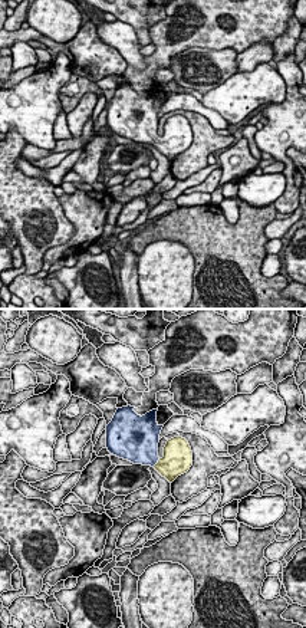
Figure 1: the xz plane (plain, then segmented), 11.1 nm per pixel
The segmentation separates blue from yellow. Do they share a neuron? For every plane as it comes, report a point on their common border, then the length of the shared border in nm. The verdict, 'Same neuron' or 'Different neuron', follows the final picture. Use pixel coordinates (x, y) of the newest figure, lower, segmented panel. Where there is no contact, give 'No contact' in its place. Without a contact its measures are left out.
Touches blue at (155, 463). Shared border 130 nm

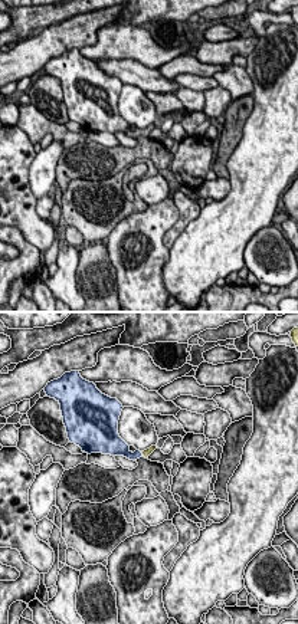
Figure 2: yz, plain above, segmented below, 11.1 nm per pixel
Touches blue at (141, 455). Shared border 80 nm

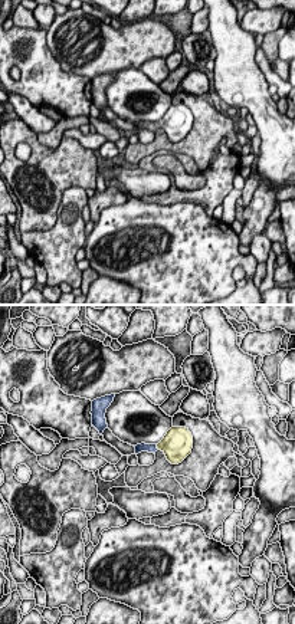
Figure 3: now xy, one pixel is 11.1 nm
Touches blue at (156, 447). Shared border 70 nm

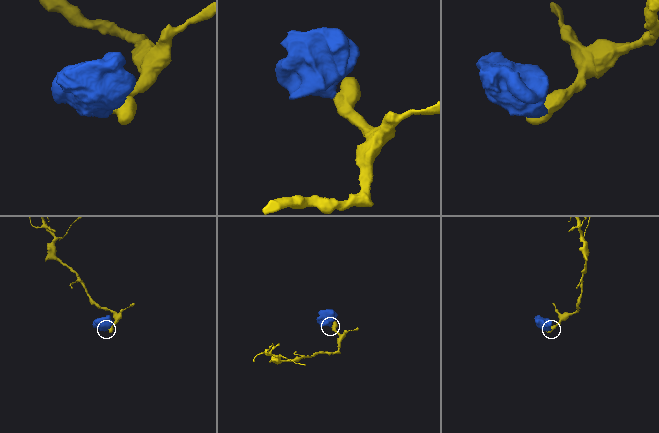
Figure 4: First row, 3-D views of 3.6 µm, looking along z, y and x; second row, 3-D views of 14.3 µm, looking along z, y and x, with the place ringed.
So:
Same neuron

